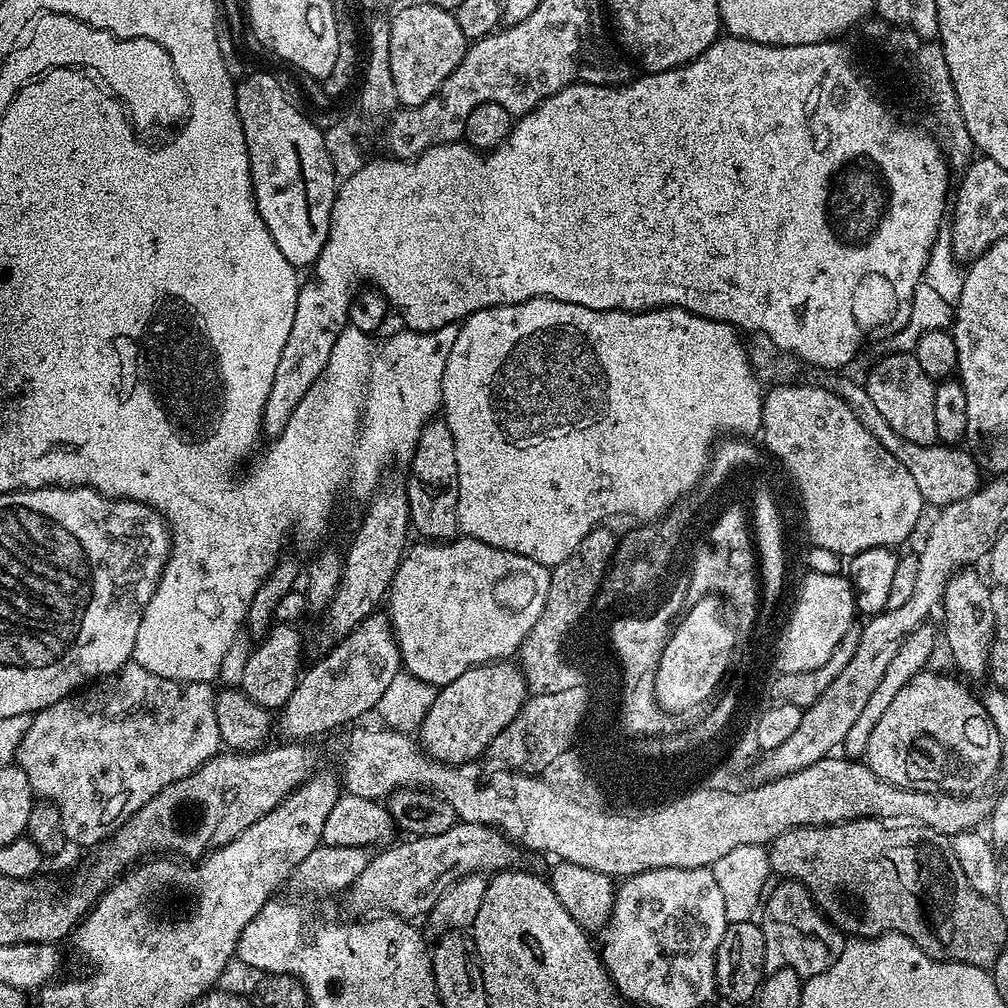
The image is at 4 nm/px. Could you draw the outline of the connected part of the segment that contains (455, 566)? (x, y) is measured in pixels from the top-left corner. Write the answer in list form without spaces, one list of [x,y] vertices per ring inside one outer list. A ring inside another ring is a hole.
[[[457,538],[451,542],[419,543],[413,543],[405,551],[386,593],[386,615],[400,650],[403,671],[427,684],[443,686],[477,664],[504,662],[515,657],[530,626],[534,626],[538,614],[542,614],[549,569],[528,556],[507,552],[480,540]]]

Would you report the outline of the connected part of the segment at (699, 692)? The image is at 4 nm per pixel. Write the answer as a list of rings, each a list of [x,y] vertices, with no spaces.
[[[707,598],[693,603],[673,627],[664,651],[660,653],[660,665],[656,667],[656,701],[663,702],[668,708],[687,708],[695,704],[708,693],[724,668],[729,631],[725,629],[717,605],[711,602]]]

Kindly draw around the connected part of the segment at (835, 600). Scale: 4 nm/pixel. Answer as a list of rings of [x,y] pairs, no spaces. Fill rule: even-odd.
[[[808,572],[805,577],[796,592],[792,613],[783,621],[787,632],[774,659],[775,671],[780,674],[811,672],[822,666],[842,641],[842,636],[854,626],[852,618],[858,614],[854,585],[847,575]]]

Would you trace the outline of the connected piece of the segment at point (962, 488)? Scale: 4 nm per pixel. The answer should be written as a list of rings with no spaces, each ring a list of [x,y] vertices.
[[[877,419],[875,423],[872,426],[873,435],[876,435],[885,450],[894,454],[906,466],[906,470],[917,483],[925,503],[941,508],[950,503],[963,501],[979,489],[982,480],[978,468],[971,456],[962,450],[963,448],[945,444],[918,446],[898,435],[886,420]]]

